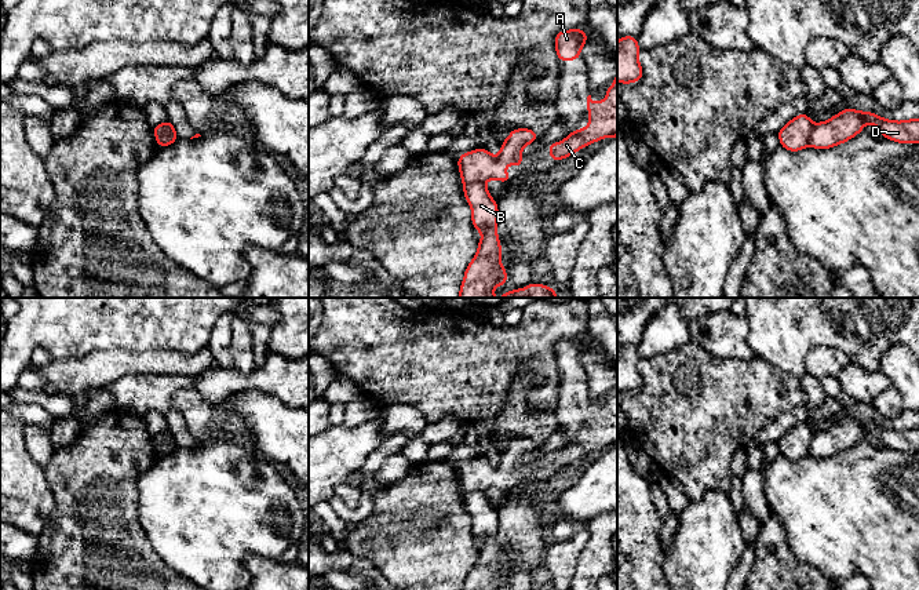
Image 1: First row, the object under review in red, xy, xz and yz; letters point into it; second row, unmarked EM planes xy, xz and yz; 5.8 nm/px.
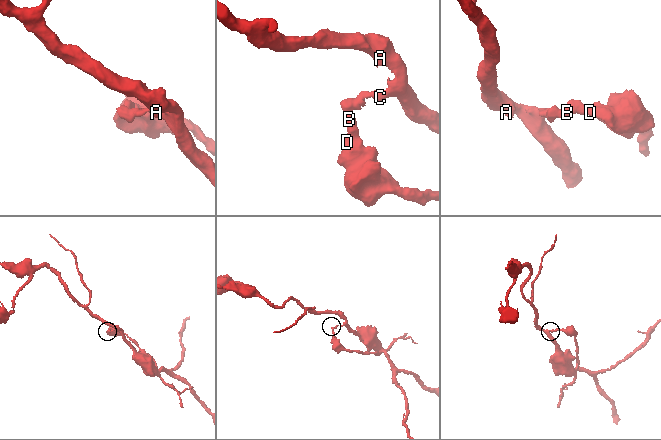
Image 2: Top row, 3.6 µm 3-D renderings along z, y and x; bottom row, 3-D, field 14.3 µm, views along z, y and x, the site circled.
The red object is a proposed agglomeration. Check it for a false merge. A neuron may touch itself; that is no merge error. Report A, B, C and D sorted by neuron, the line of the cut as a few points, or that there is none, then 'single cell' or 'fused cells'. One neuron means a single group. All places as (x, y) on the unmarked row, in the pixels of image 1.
A C / B D | xy (175, 445), (164, 443), (157, 450) | fused cells

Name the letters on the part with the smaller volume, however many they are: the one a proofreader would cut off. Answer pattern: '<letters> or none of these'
B, D

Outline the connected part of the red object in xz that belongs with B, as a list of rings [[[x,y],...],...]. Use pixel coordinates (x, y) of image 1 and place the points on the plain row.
[[[482,491],[464,494],[464,506],[471,516],[471,531],[482,542],[475,565],[468,572],[463,590],[508,590],[500,565],[502,554],[497,546],[497,511]]]

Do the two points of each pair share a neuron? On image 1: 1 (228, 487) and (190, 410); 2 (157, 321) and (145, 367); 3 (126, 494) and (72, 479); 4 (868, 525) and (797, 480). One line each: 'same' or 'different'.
1: different
2: different
3: same
4: same

